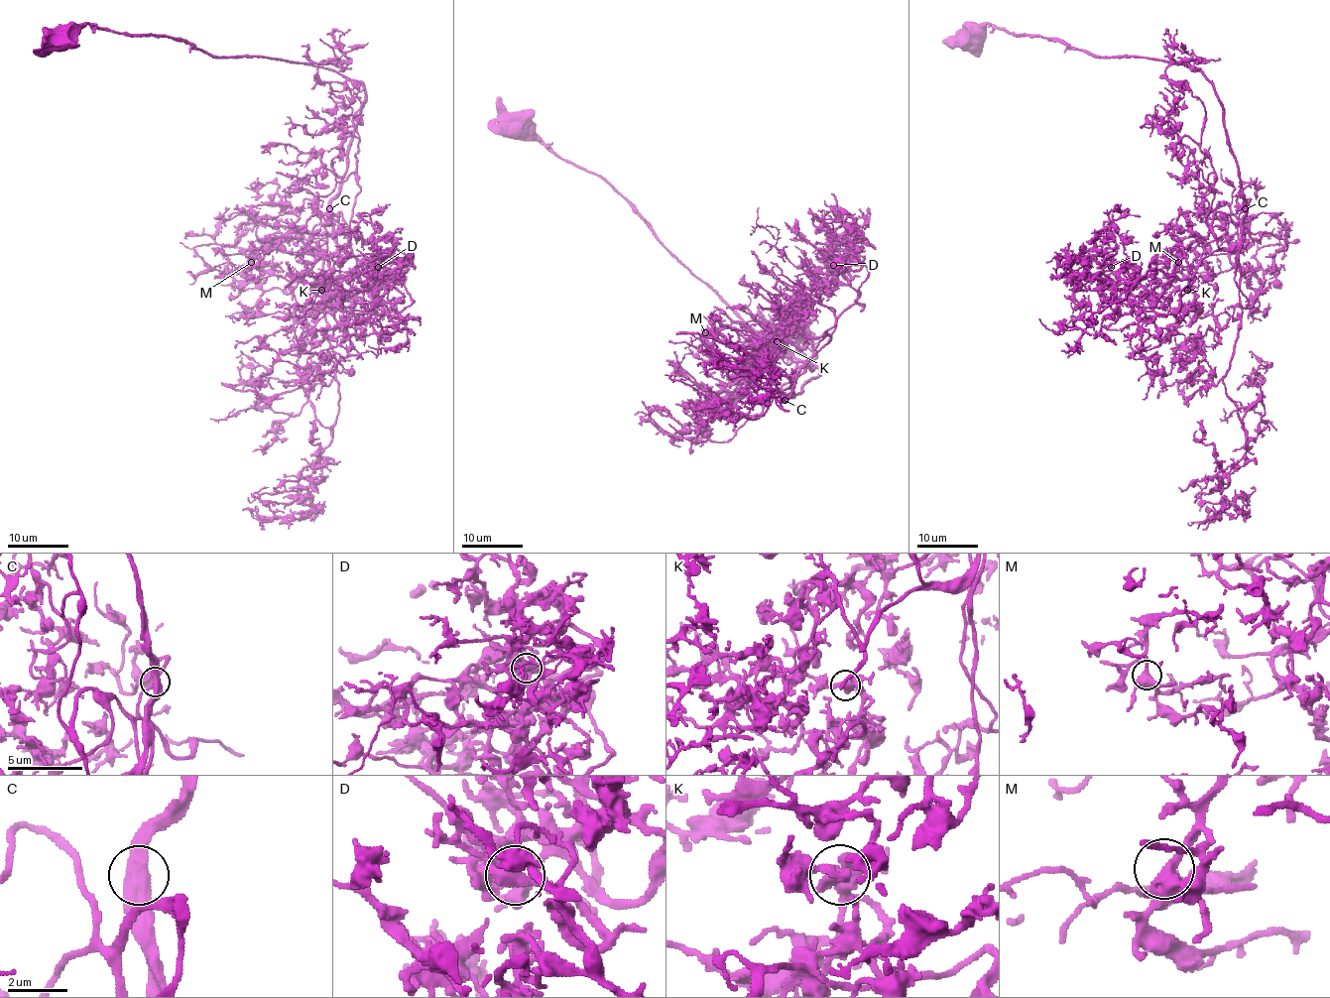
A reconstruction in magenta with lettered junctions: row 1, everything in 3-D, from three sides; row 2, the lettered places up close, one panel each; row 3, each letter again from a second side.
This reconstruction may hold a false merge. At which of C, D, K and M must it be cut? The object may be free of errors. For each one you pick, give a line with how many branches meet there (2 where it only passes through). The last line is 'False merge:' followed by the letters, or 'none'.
False merge: none

